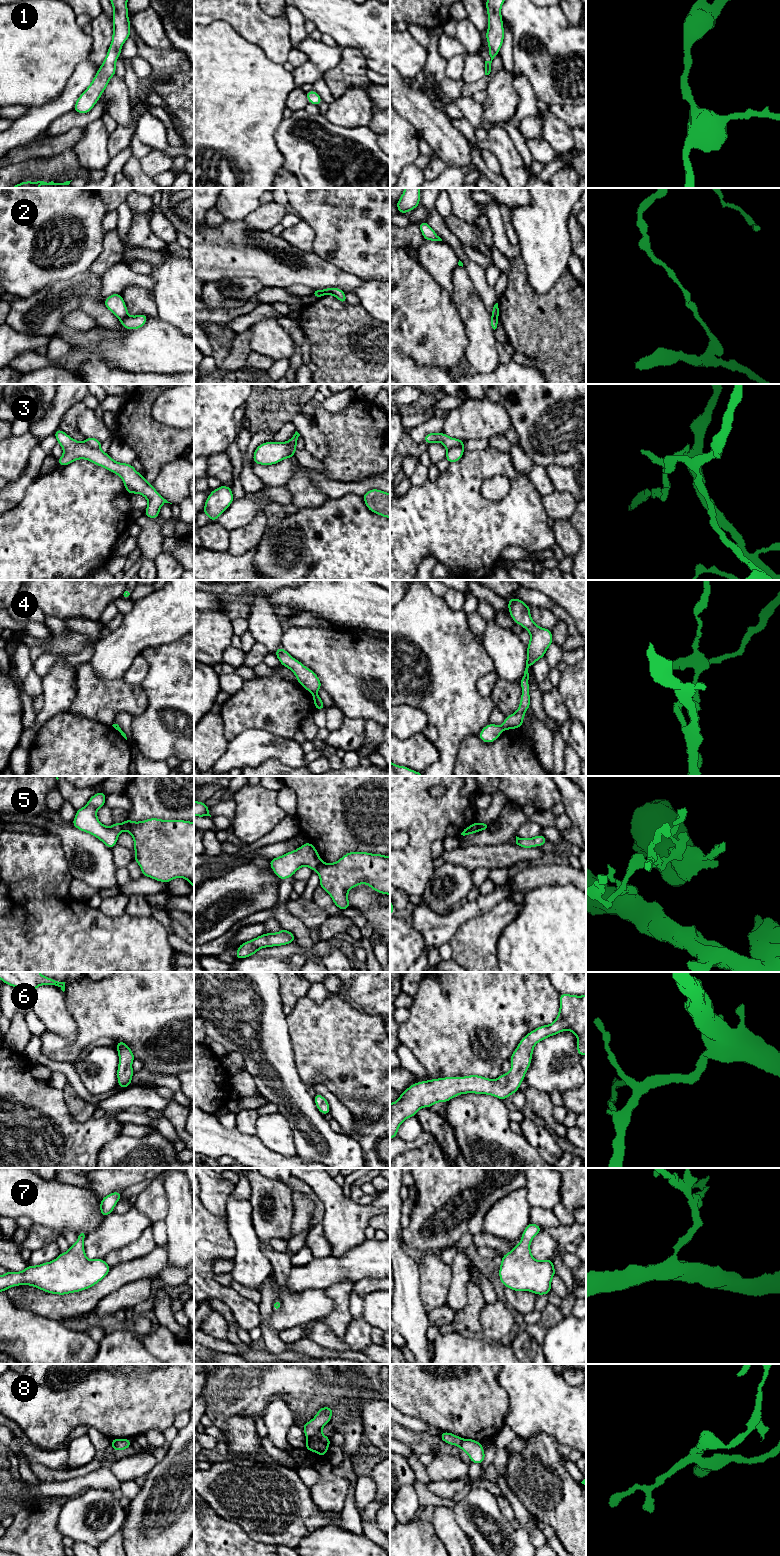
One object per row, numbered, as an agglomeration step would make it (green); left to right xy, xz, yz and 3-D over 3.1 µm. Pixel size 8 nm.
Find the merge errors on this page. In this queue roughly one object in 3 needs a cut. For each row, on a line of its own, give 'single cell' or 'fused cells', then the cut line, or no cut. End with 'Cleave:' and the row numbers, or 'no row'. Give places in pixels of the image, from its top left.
1: single cell | no cut
2: fused cells | xy (128, 315), (120, 320)
3: fused cells | yz (462, 445), (450, 447), (447, 450)
4: fused cells | xz (312, 692), (316, 693)
5: fused cells | xz (322, 862), (314, 870)
6: single cell | no cut
7: single cell | no cut
8: fused cells | xz (320, 1431), (307, 1438)
Cleave: 2, 3, 4, 5, 8

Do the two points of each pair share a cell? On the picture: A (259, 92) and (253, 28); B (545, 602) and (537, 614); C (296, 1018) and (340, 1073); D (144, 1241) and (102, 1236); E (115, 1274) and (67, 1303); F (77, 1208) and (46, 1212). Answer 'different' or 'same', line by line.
A: different
B: different
C: same
D: different
E: same
F: same

